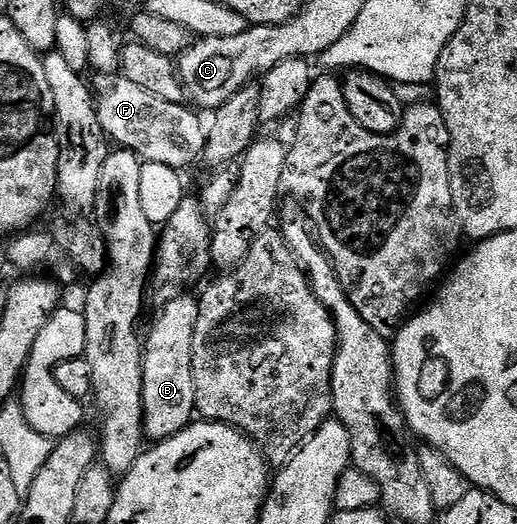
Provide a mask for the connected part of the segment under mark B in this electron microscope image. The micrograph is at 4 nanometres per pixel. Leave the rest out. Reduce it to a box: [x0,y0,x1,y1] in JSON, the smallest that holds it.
[142,292,199,441]

